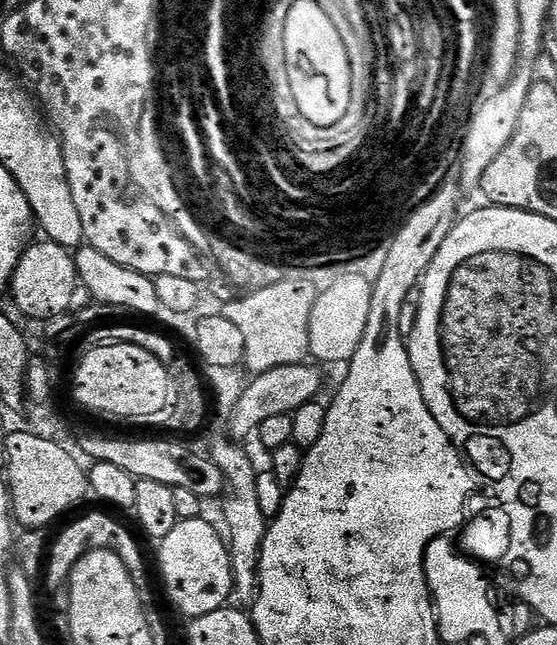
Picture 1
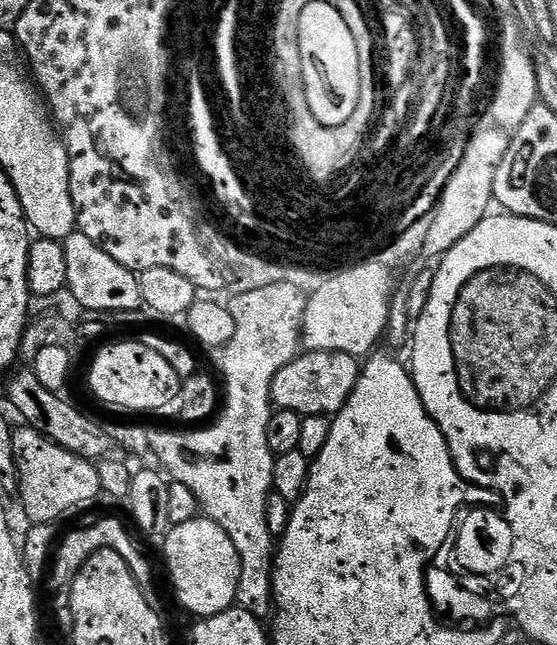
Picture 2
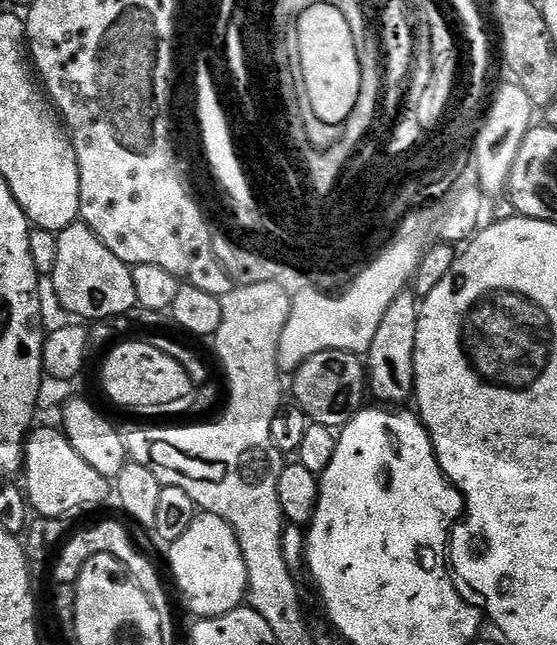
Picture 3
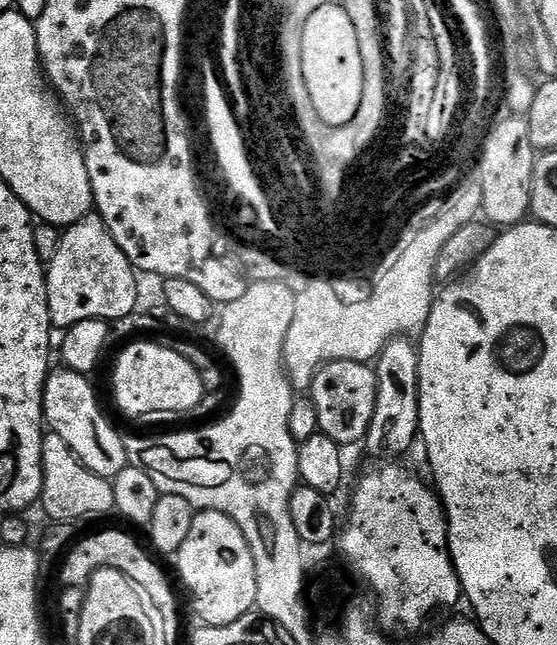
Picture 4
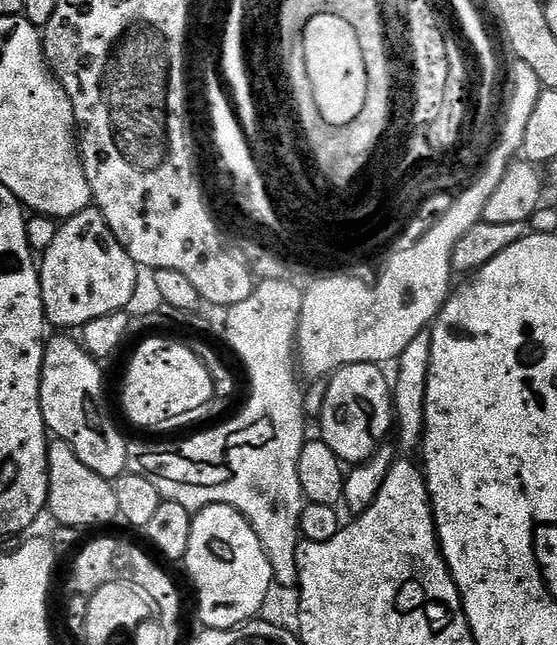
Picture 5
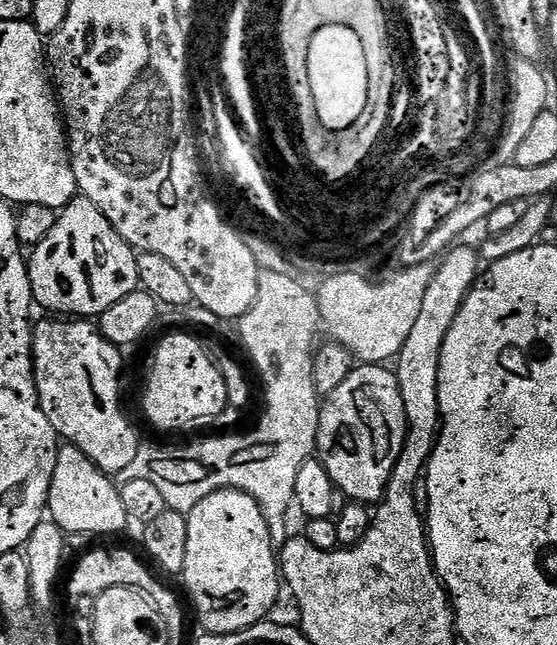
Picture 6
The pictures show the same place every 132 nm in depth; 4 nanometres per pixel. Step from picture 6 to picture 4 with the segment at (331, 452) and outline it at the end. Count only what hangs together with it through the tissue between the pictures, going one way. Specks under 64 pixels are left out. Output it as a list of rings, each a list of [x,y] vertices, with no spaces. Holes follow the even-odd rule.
[[[332,360],[323,364],[312,379],[310,398],[318,410],[320,431],[341,446],[359,445],[368,433],[370,418],[374,418],[376,401],[376,374],[362,360]]]

